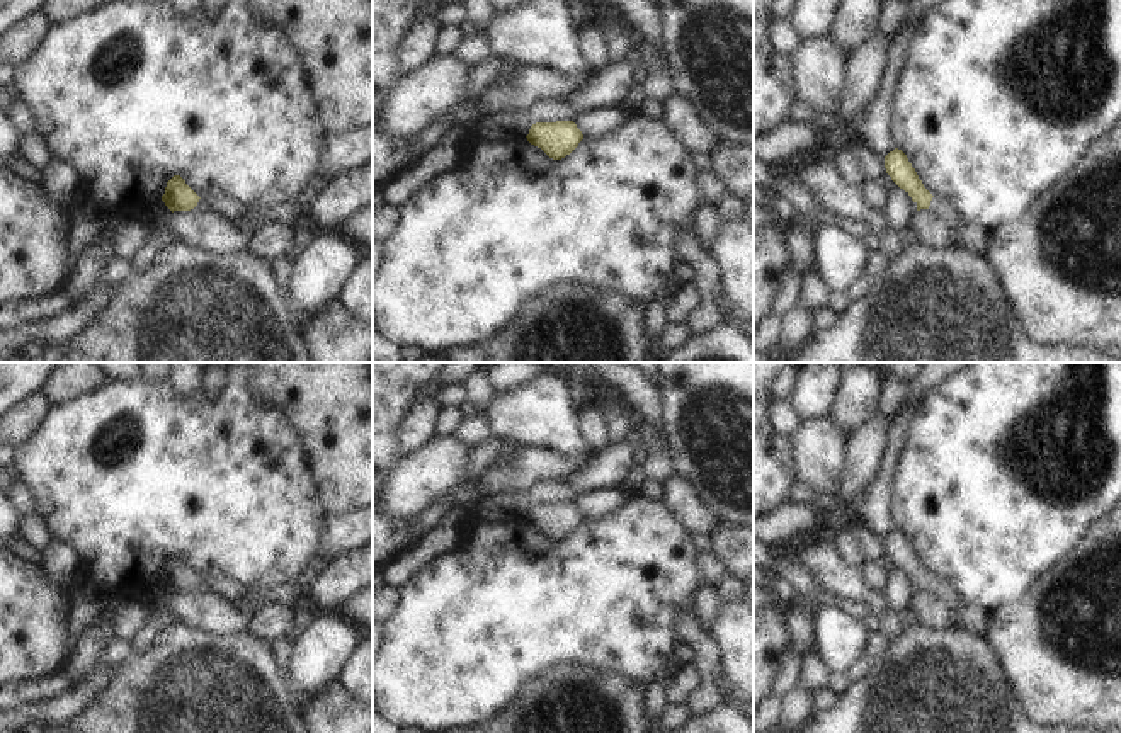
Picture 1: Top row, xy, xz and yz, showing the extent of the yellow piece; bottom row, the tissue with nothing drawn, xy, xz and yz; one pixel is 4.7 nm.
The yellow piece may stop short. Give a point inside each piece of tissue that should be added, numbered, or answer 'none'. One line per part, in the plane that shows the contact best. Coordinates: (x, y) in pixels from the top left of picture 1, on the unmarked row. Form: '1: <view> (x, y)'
1: yz (939, 587)

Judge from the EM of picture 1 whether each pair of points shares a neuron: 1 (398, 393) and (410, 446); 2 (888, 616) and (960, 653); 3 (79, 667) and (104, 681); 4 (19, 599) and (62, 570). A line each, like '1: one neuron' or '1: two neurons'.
1: two neurons
2: two neurons
3: two neurons
4: two neurons

